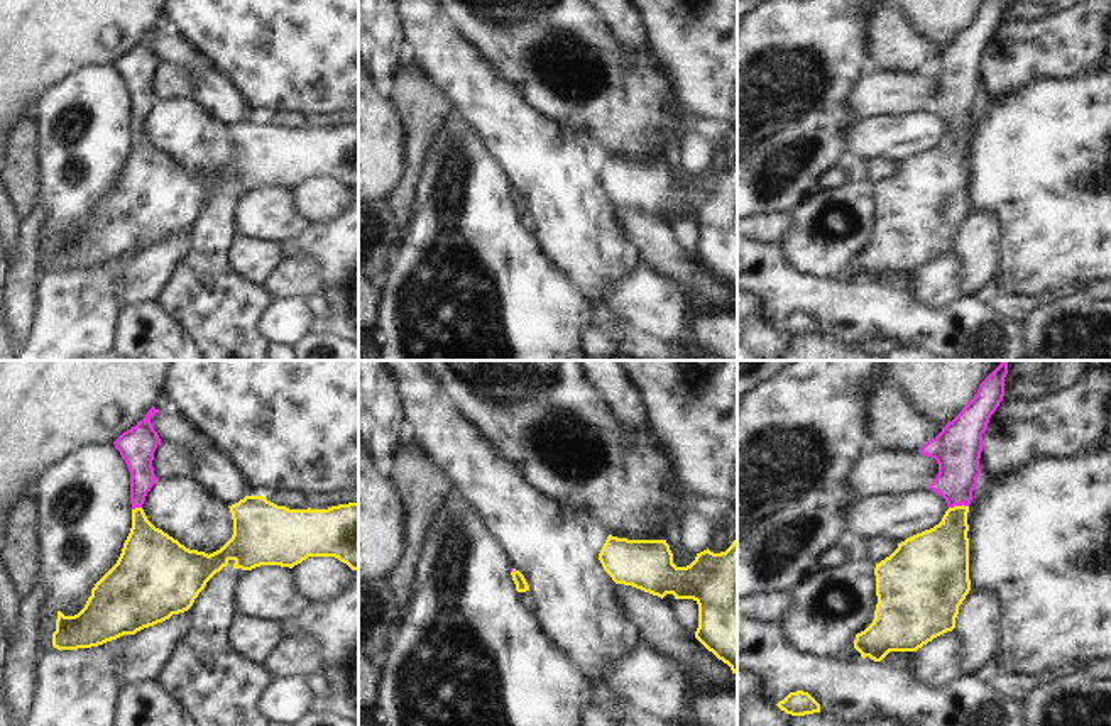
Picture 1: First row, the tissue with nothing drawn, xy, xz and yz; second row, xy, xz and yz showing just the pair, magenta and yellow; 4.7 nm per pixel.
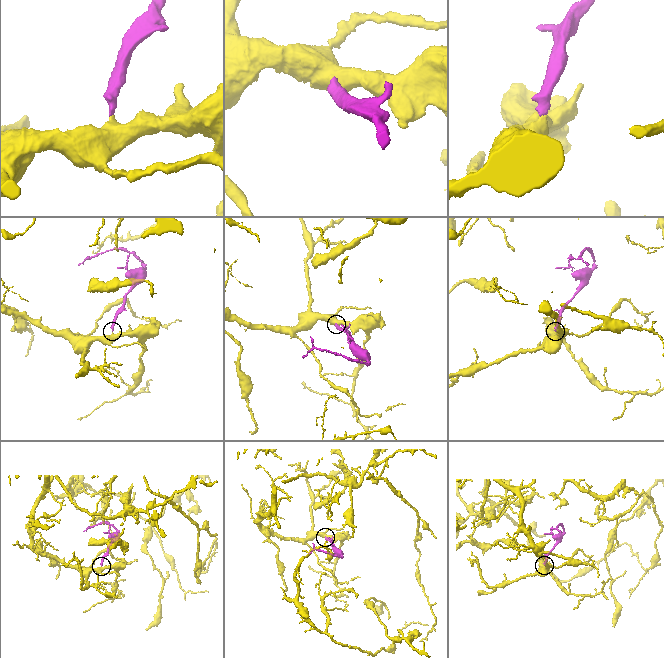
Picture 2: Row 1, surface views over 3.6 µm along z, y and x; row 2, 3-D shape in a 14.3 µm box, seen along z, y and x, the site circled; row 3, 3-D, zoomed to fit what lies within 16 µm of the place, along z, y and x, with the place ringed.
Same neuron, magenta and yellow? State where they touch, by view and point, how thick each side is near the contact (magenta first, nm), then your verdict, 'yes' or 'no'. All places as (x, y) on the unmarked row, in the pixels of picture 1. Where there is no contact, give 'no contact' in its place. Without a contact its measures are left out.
meets magenta in yz at (957, 126); 220 nm thick on the magenta side, 260 nm on the other; yes

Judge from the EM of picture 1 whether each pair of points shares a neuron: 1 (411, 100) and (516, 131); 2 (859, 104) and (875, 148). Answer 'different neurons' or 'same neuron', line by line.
1: different neurons
2: different neurons

